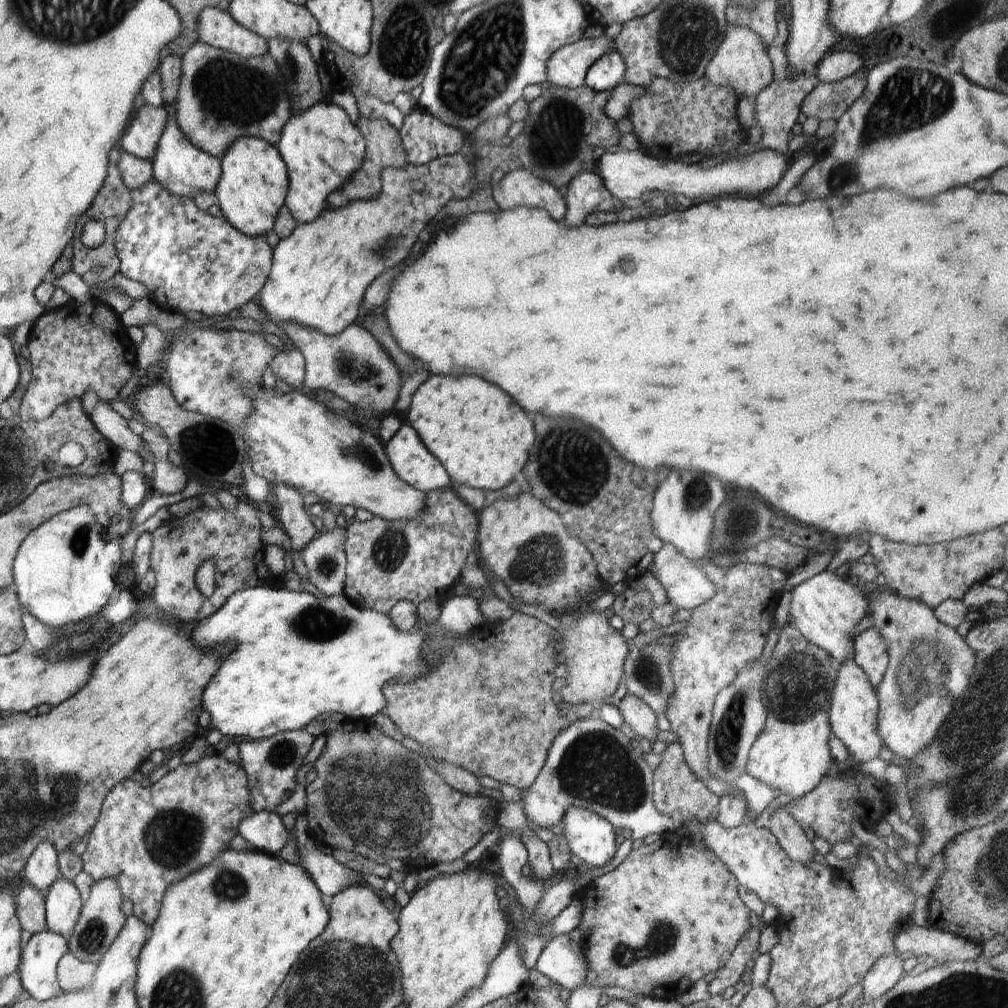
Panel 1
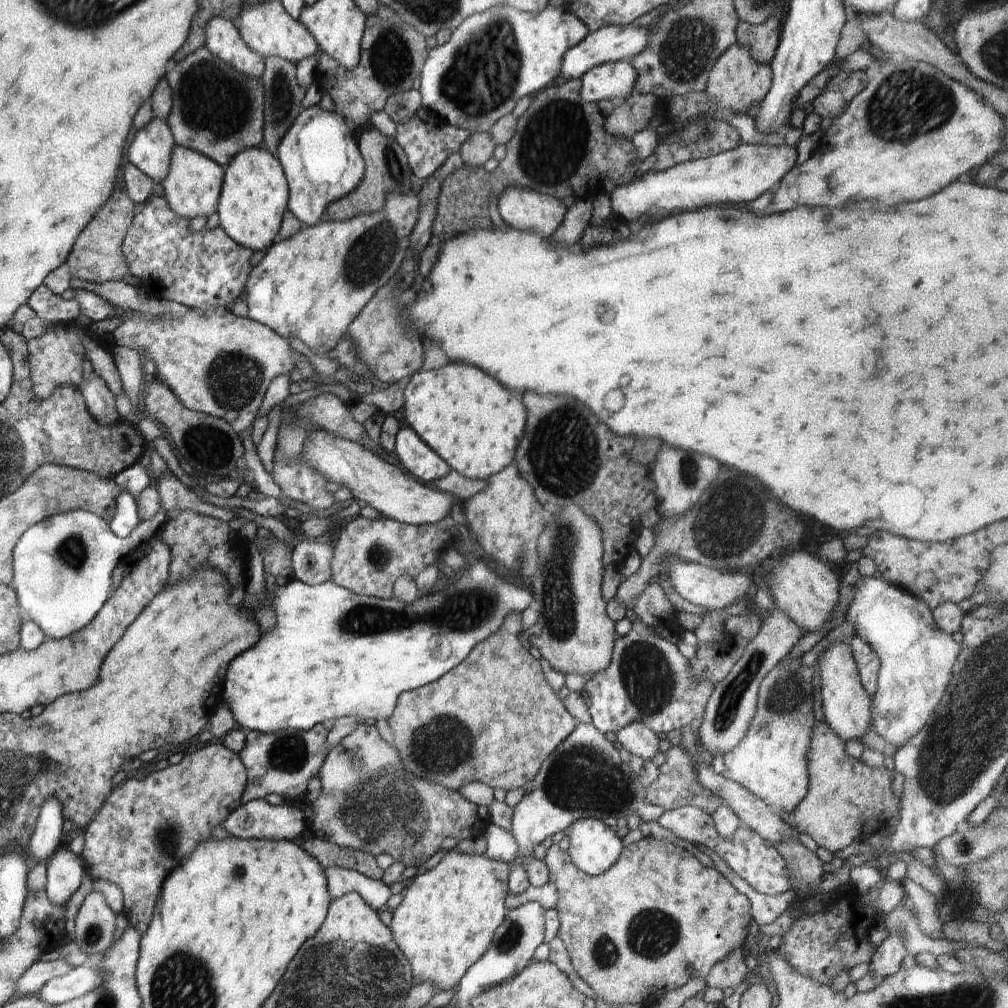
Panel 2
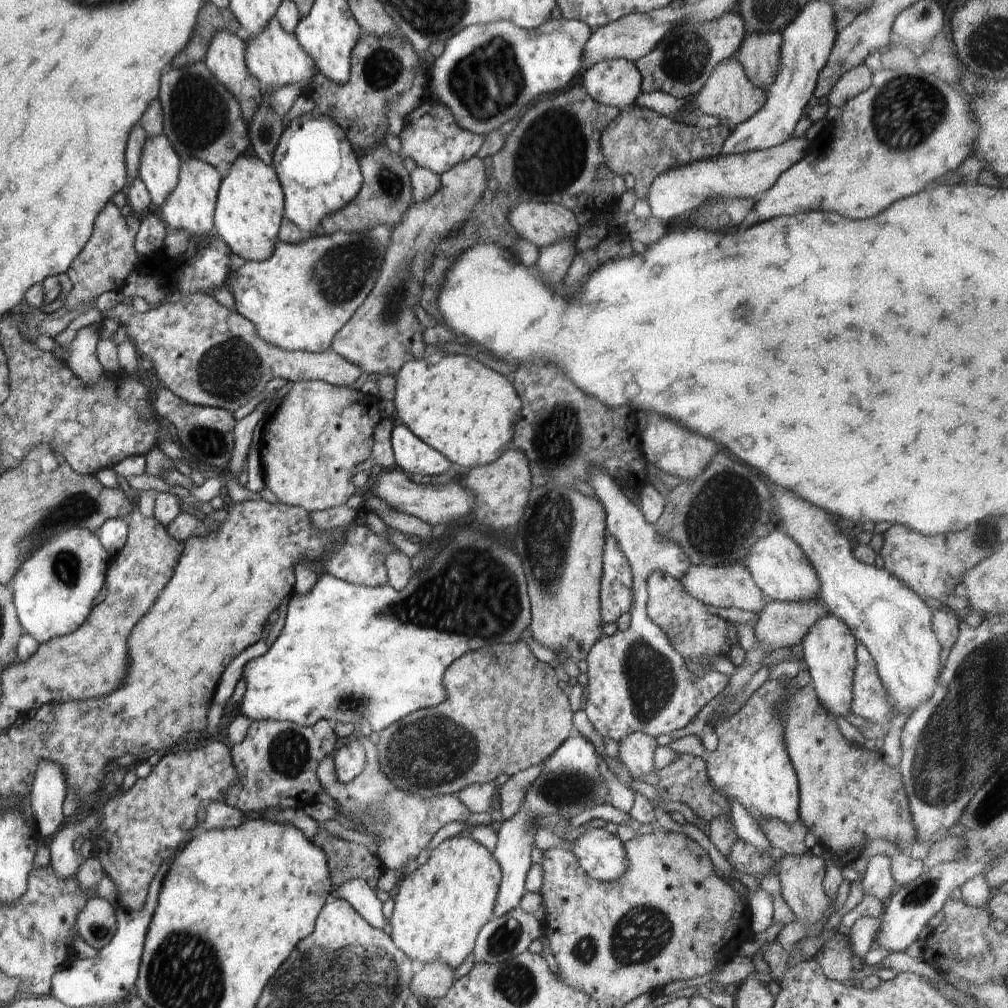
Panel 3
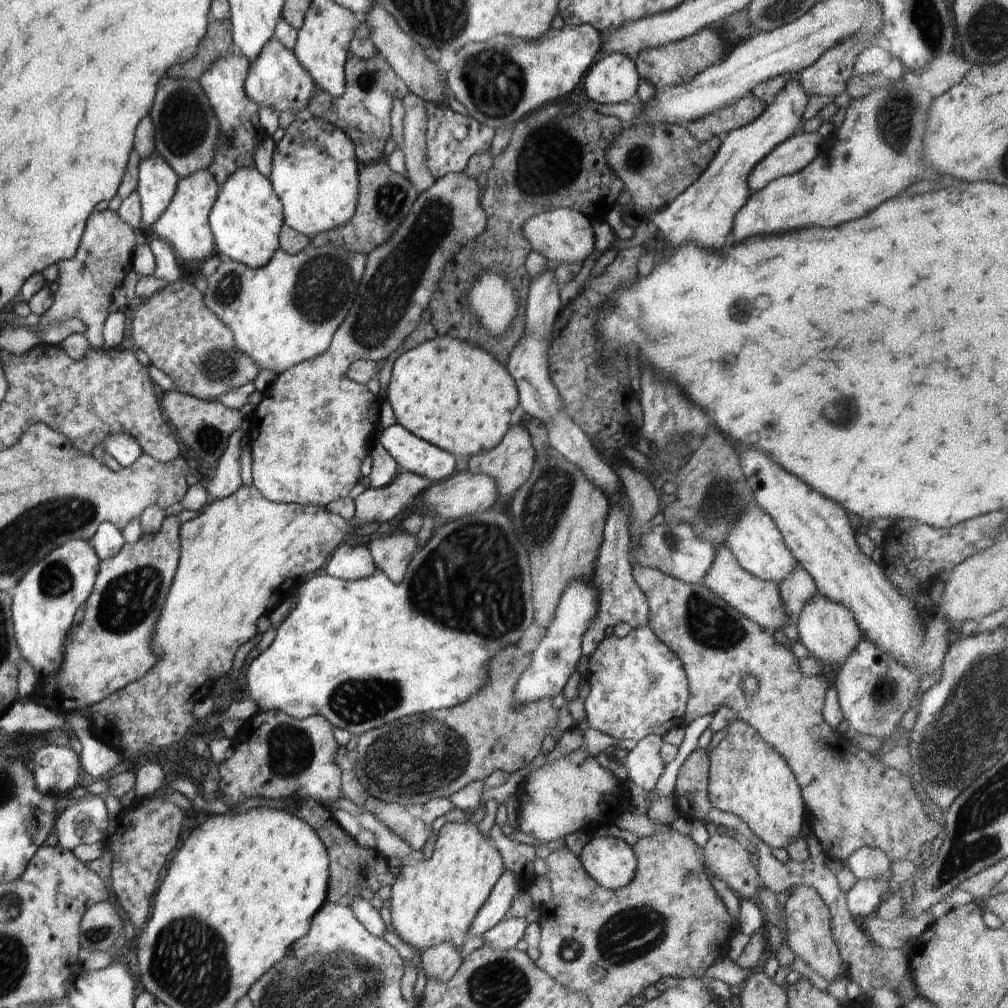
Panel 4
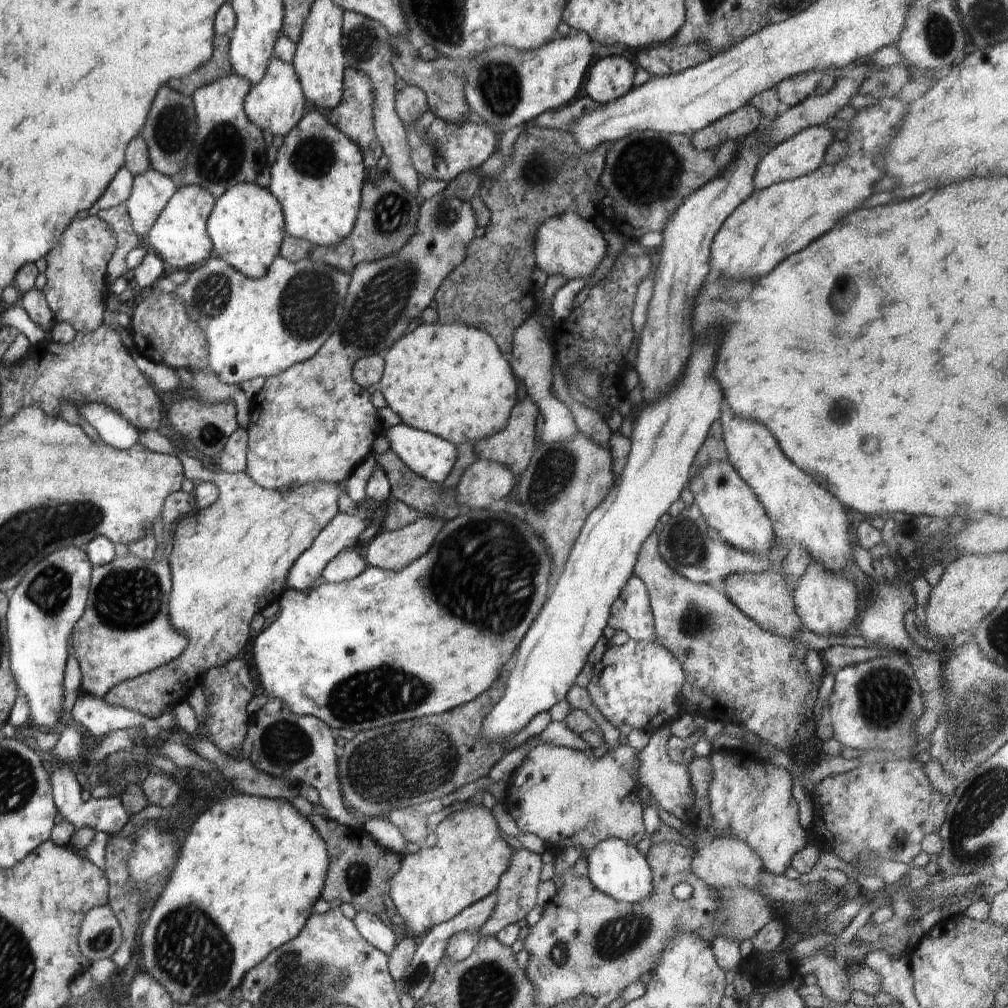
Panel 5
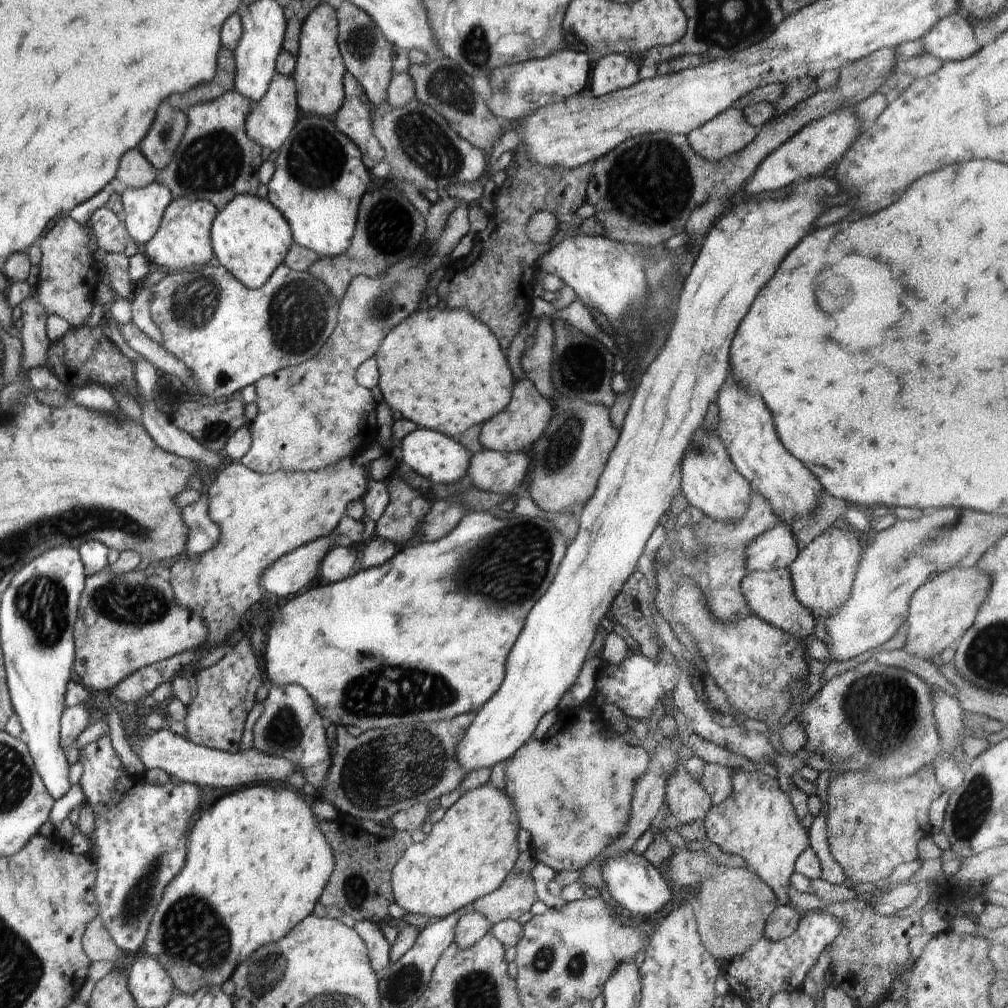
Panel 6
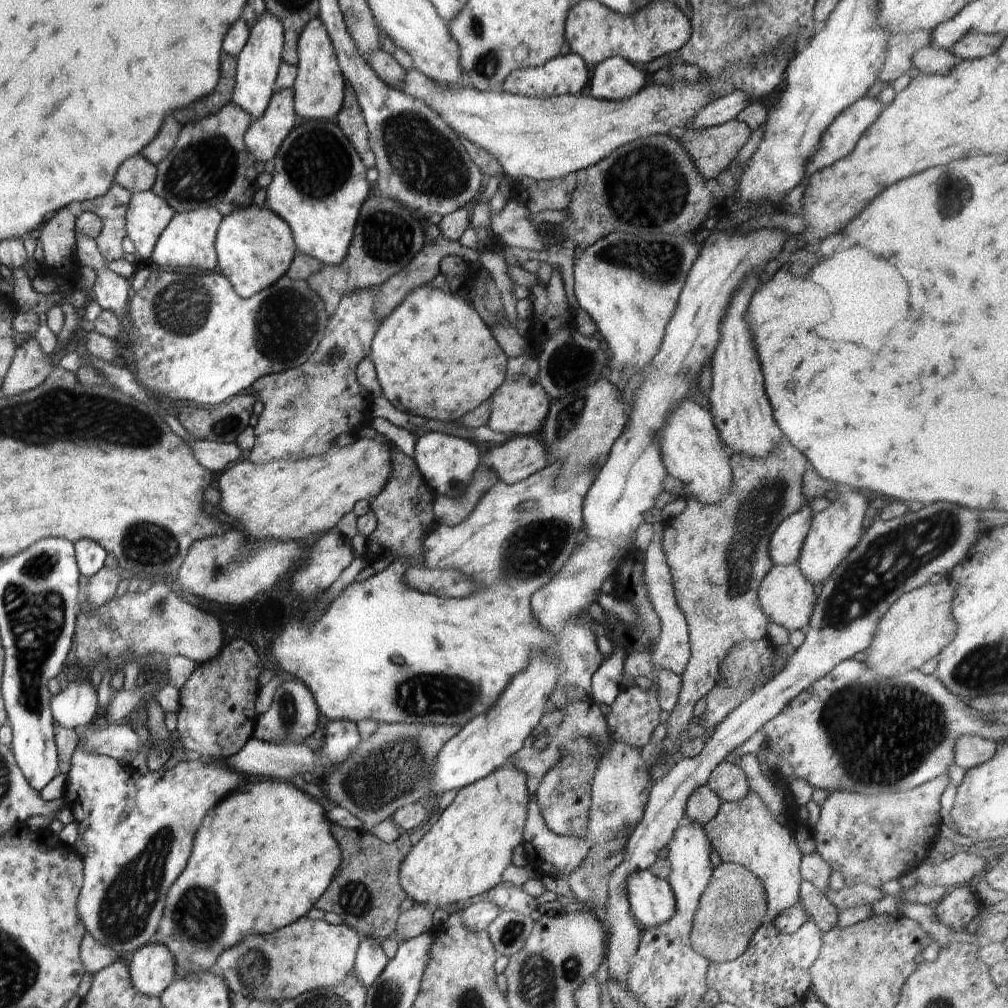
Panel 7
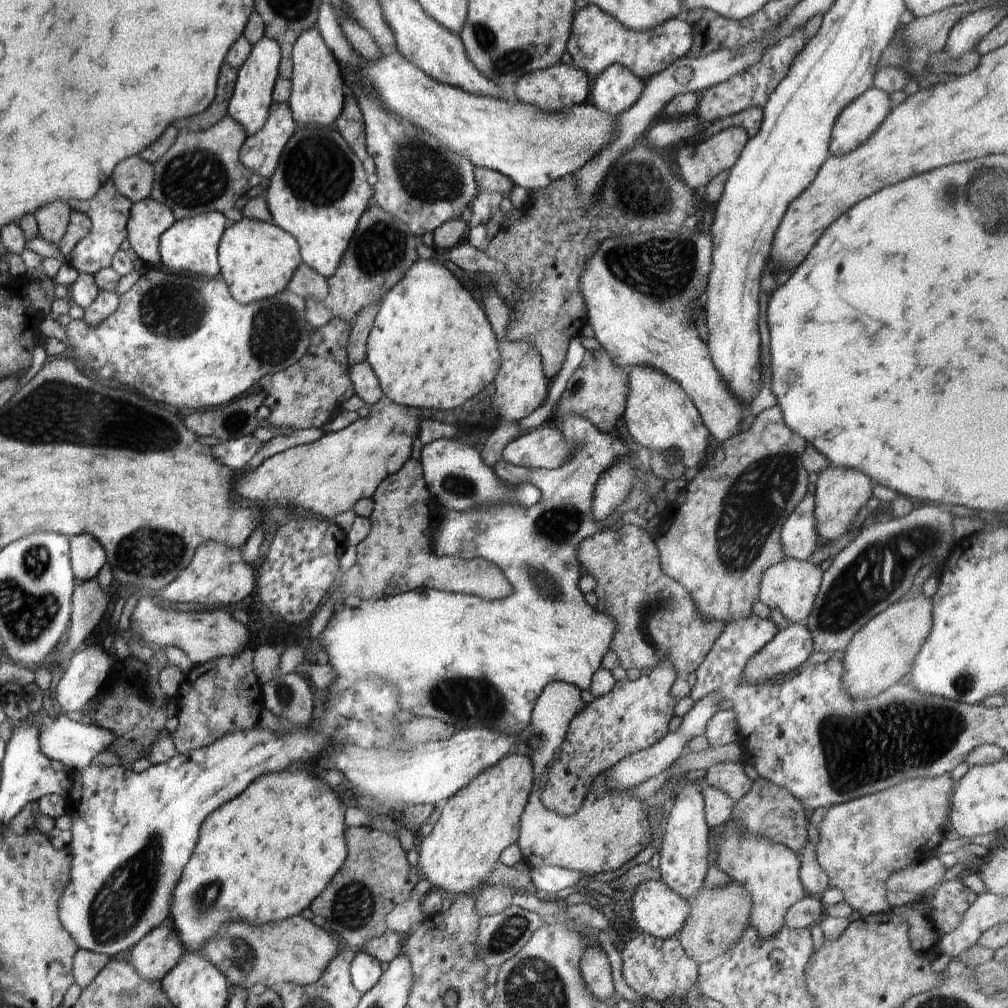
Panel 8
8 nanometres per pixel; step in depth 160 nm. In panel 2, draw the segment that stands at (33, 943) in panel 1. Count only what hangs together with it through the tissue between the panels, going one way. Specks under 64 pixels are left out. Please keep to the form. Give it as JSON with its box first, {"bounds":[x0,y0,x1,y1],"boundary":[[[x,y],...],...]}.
{"bounds":[38,966,100,1005],"boundary":[[[77,966],[71,973],[48,980],[39,990],[38,996],[48,1004],[59,1005],[82,993],[90,992],[100,984],[99,969]]]}

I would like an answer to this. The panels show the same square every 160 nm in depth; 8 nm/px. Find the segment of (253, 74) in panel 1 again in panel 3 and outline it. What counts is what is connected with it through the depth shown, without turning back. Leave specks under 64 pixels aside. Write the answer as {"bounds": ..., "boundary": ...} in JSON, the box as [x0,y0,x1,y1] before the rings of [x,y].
{"bounds":[159,62,249,178],"boundary":[[[204,62],[186,65],[181,69],[168,67],[164,70],[164,88],[159,88],[159,99],[163,112],[163,133],[172,143],[172,148],[183,163],[187,158],[199,158],[211,164],[224,178],[231,169],[231,164],[249,146],[249,124],[243,119],[241,104],[225,84],[218,79]]]}

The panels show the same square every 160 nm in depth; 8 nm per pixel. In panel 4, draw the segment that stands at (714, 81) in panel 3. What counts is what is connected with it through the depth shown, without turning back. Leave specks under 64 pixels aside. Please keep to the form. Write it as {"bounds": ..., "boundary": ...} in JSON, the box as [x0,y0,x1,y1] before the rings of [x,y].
{"bounds":[686,93,765,141],"boundary":[[[747,93],[720,111],[688,121],[686,129],[698,141],[708,141],[713,137],[724,138],[733,129],[744,127],[756,120],[764,113],[765,108],[762,101],[752,93]]]}

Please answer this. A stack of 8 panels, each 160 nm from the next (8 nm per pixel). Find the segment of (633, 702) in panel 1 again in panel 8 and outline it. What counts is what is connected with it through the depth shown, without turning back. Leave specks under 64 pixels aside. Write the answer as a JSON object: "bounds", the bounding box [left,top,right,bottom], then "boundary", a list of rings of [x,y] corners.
{"bounds":[702,783,735,829],"boundary":[[[705,783],[702,788],[705,805],[705,820],[709,829],[723,826],[729,819],[735,806],[734,800],[723,792]]]}

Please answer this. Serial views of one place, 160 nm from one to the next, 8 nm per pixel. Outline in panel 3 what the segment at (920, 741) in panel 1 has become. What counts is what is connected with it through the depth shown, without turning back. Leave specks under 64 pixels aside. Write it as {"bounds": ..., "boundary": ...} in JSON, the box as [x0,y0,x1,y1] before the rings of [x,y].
{"bounds":[774,486,942,715],"boundary":[[[780,486],[774,490],[774,502],[778,508],[779,529],[788,535],[802,548],[804,556],[812,564],[820,580],[820,600],[829,609],[829,613],[842,620],[857,643],[862,644],[872,656],[880,680],[888,692],[888,700],[892,704],[894,715],[900,712],[914,712],[920,704],[932,696],[936,688],[936,680],[942,668],[939,667],[942,648],[932,630],[931,610],[906,584],[896,576],[877,568],[875,564],[864,564],[854,557],[850,542],[836,526],[837,518],[824,509],[818,508],[800,497],[784,492]]]}

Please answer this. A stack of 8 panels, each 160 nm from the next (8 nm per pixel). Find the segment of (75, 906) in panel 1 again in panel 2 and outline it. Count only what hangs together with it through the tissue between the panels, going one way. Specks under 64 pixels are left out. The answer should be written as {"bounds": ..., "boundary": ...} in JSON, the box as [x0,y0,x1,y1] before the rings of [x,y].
{"bounds":[45,844,86,908],"boundary":[[[63,844],[47,864],[45,893],[48,900],[55,906],[66,908],[86,874],[82,856],[73,853]]]}

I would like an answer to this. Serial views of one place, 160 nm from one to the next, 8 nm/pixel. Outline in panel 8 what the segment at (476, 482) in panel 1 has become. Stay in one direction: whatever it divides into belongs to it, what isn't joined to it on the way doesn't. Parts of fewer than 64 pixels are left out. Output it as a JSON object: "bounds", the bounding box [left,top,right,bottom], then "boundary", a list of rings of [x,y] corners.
{"bounds":[367,258,501,410],"boundary":[[[419,258],[406,271],[400,282],[384,294],[378,314],[375,316],[374,326],[367,338],[367,361],[370,363],[374,374],[379,380],[386,400],[406,407],[416,406],[416,408],[448,410],[448,408],[456,408],[456,406],[464,404],[468,398],[476,396],[480,390],[483,390],[485,386],[488,386],[496,378],[501,365],[498,341],[483,306],[480,306],[472,295],[470,295],[470,292],[464,287],[461,281],[447,270],[442,263]]]}

